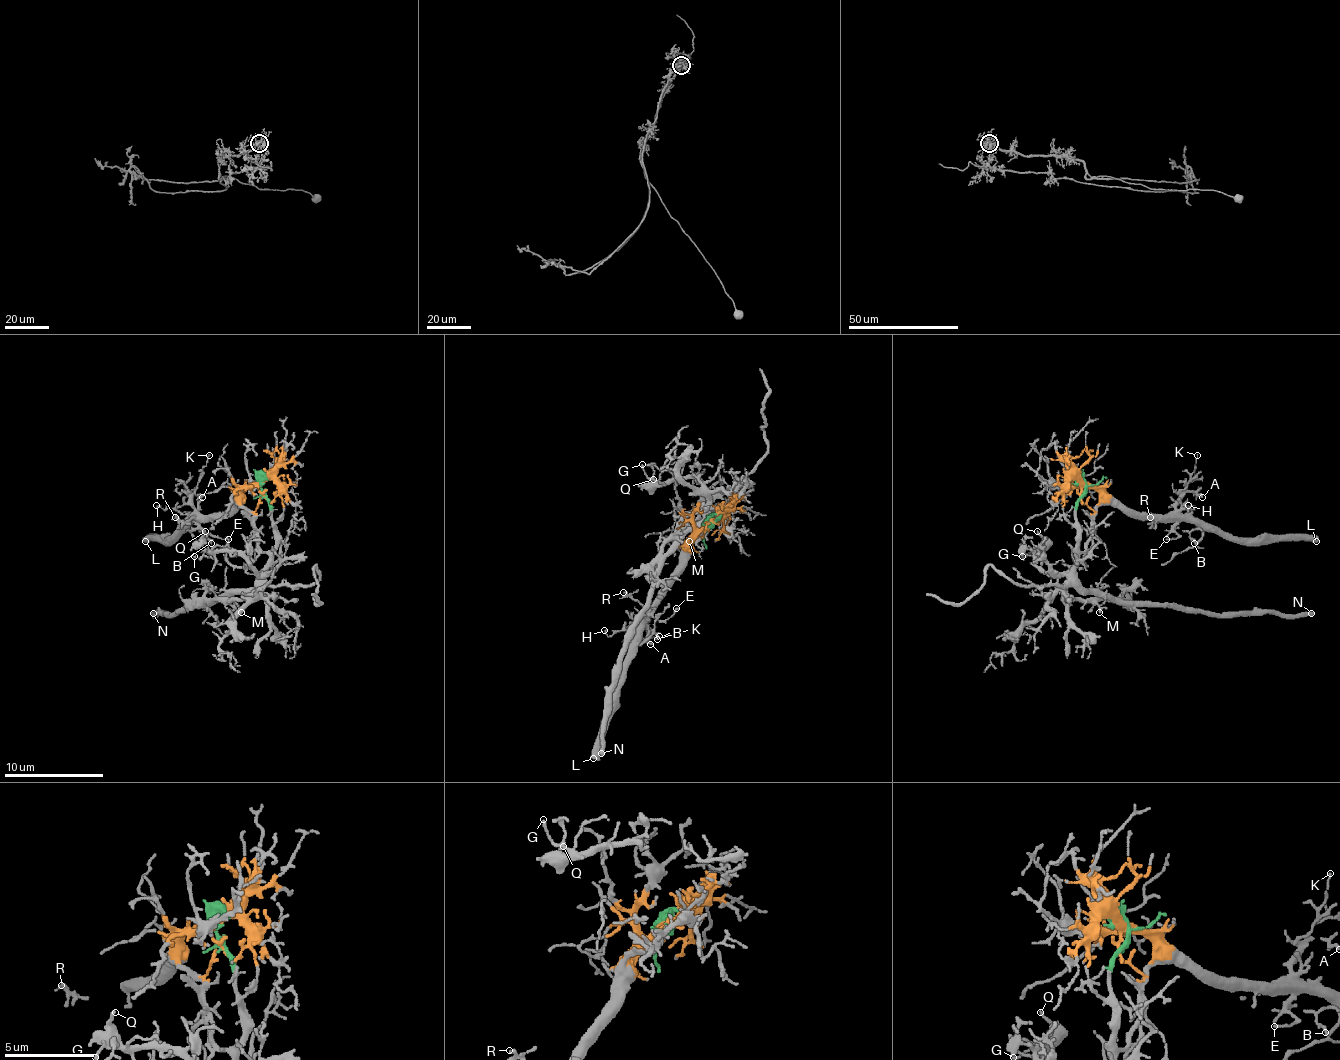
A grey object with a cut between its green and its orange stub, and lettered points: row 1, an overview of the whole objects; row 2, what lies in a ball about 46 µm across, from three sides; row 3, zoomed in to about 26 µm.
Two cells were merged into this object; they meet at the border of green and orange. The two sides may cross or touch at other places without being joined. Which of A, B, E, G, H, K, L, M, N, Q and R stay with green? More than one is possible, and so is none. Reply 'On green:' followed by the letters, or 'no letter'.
On green: G, M, N, Q

